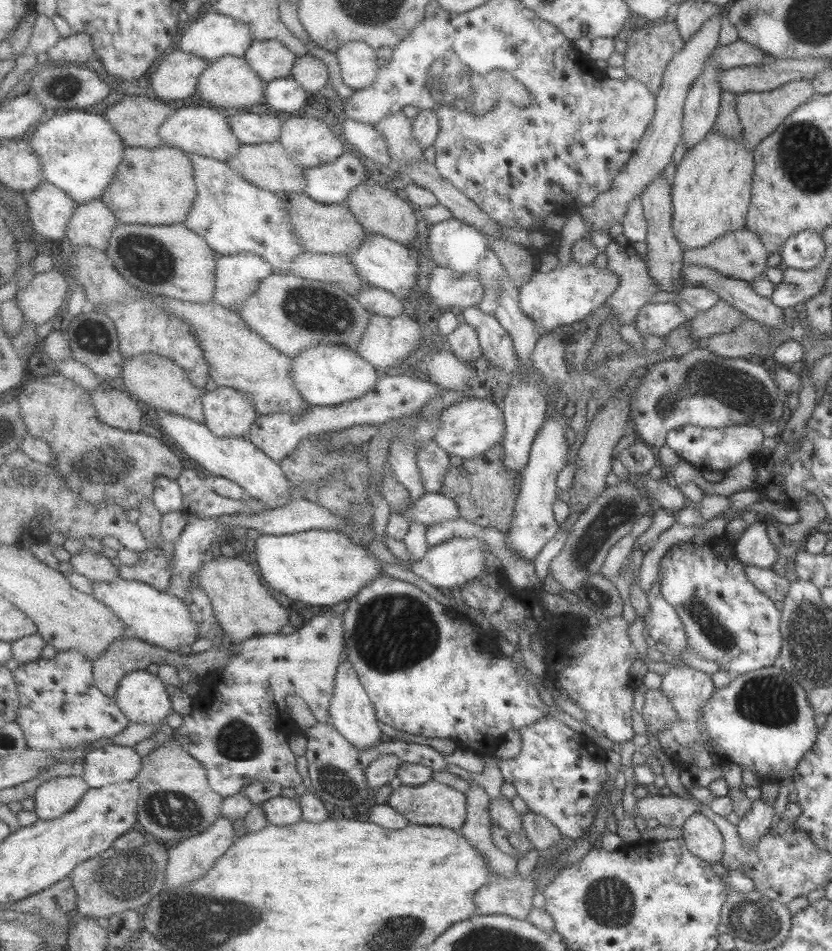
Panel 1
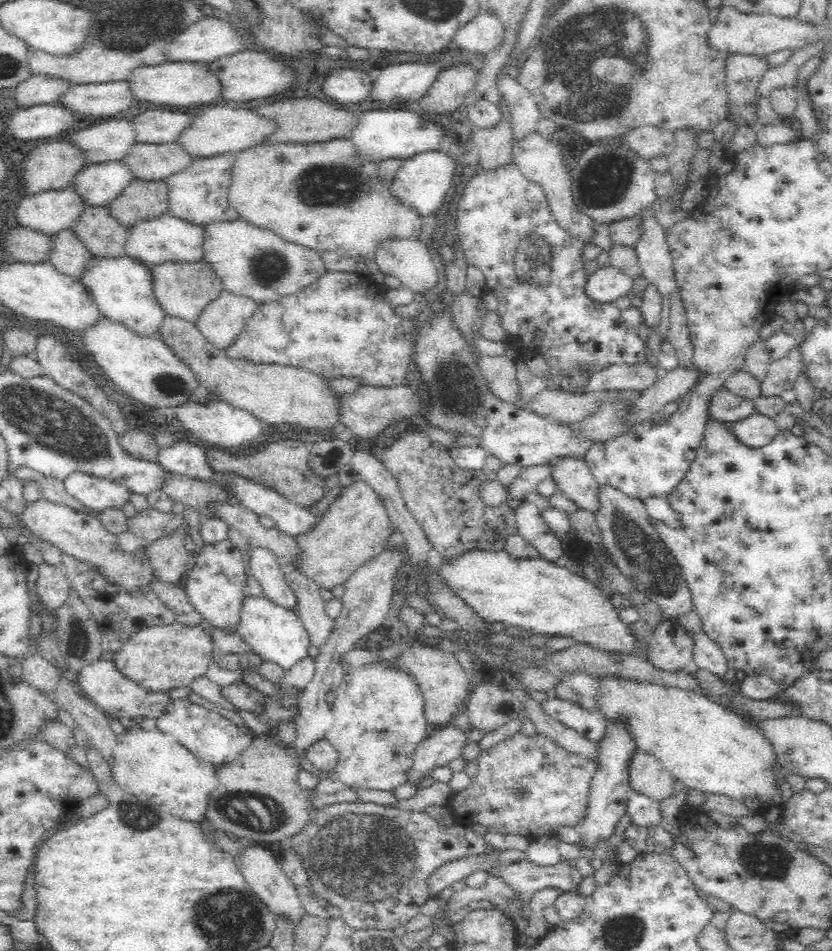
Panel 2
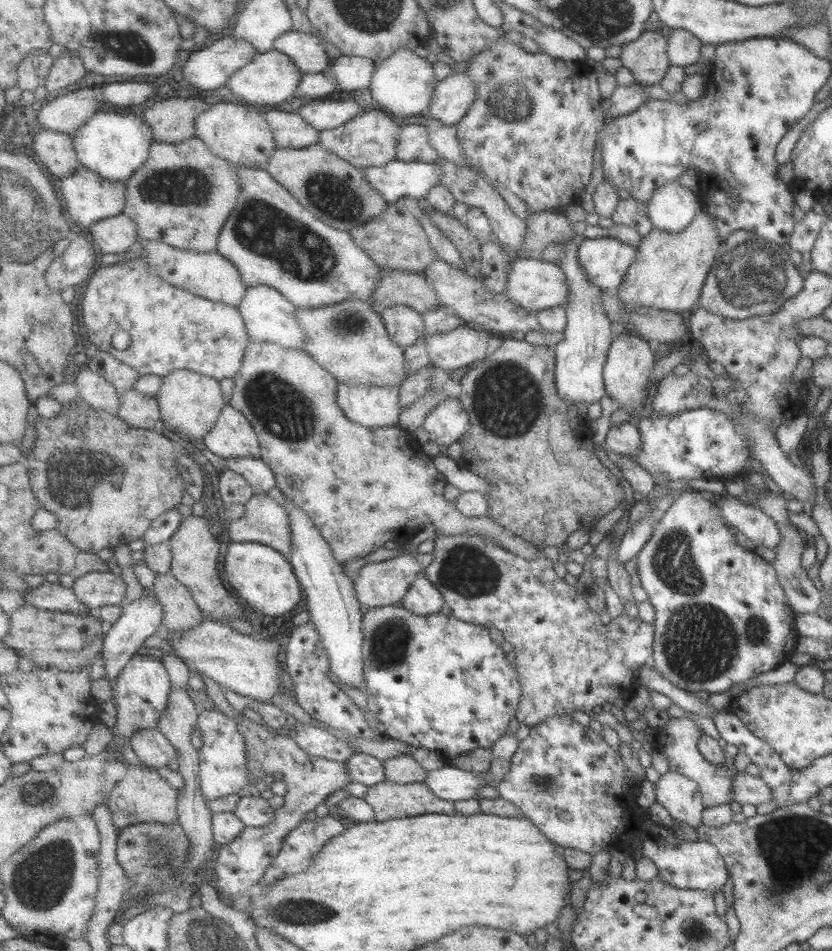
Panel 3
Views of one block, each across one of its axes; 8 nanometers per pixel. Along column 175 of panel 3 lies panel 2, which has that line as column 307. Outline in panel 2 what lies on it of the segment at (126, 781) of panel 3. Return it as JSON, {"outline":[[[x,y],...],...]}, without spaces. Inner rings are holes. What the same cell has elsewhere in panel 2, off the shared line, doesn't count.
{"outline":[[[268,733],[255,736],[236,758],[223,764],[218,770],[218,788],[210,794],[208,814],[204,823],[211,828],[220,829],[253,844],[268,844],[292,836],[301,831],[315,816],[321,806],[315,788],[306,788],[298,780],[300,767],[295,759],[289,757],[285,749],[272,741]]]}

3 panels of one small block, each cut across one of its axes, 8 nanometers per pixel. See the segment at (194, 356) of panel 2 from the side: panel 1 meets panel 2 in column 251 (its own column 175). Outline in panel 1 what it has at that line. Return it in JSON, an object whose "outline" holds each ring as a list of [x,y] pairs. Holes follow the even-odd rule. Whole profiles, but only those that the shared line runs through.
{"outline":[[[158,353],[128,357],[123,375],[128,392],[150,404],[152,411],[178,413],[198,422],[206,422],[205,397],[207,390],[199,387],[190,378],[185,367],[180,366],[173,358]]]}

